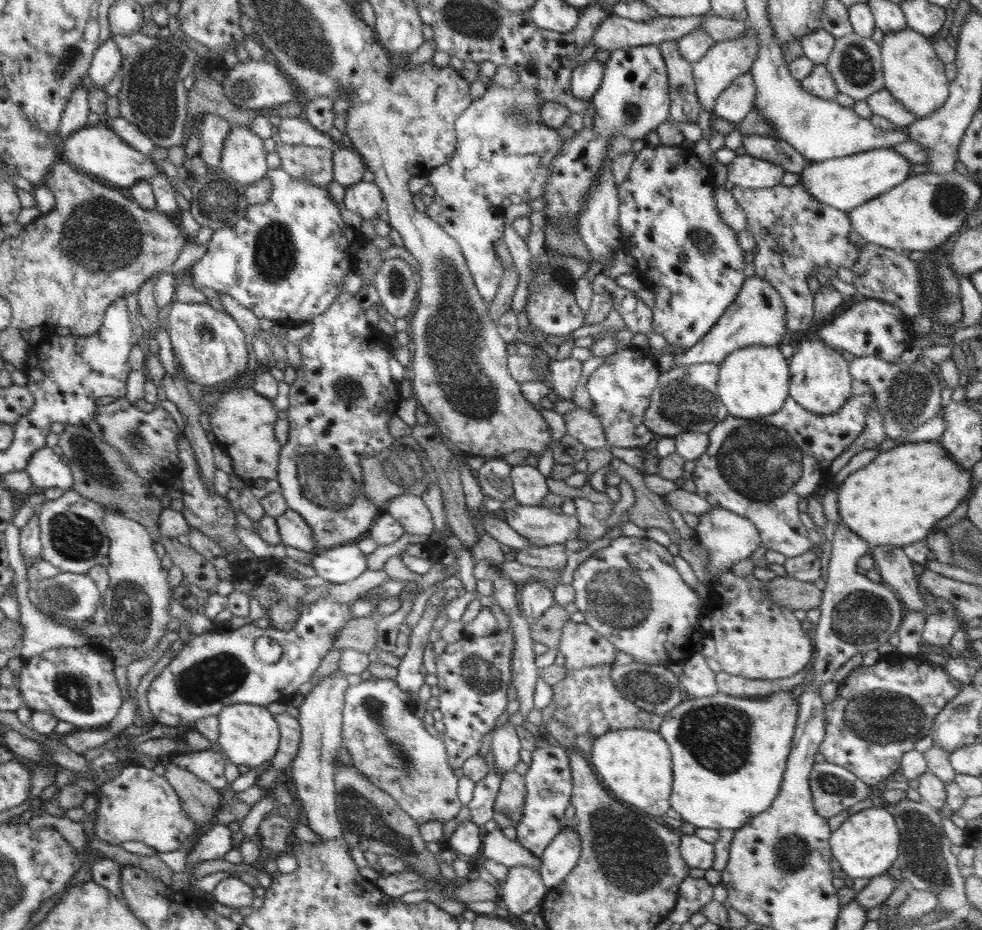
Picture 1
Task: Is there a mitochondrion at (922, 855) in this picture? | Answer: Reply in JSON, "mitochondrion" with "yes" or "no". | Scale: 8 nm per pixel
{"mitochondrion":"yes"}

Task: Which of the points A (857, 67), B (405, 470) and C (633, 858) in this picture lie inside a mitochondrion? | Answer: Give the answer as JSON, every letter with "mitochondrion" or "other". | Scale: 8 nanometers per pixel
{"A":"mitochondrion","B":"mitochondrion","C":"mitochondrion"}

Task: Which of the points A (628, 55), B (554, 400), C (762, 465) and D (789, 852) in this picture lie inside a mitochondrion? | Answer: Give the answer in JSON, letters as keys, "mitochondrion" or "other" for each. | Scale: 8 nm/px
{"A":"other","B":"other","C":"mitochondrion","D":"mitochondrion"}

